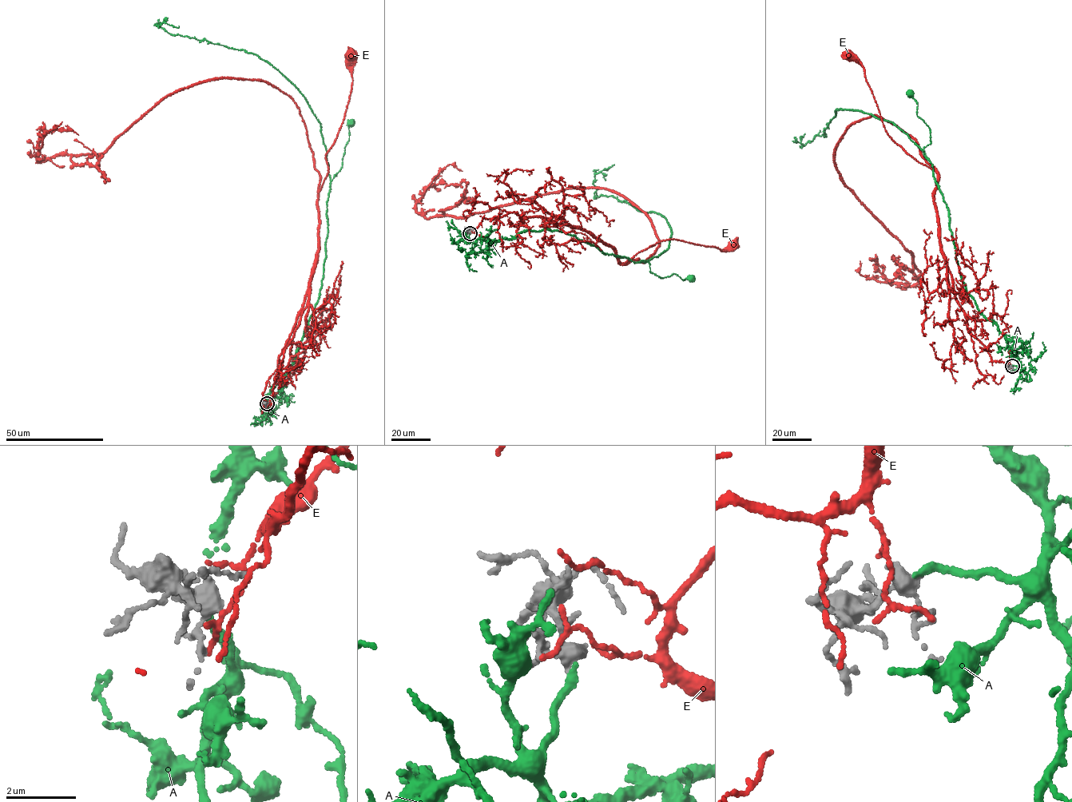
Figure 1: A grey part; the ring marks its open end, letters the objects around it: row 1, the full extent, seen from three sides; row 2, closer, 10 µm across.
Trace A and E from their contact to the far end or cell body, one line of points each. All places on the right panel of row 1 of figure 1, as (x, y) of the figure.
A: (1012, 365), (1018, 360), (962, 279), (948, 207), (924, 156), (931, 130), (910, 93)
E: (1013, 368), (992, 360), (966, 328), (943, 255), (937, 173), (887, 133), (864, 69), (850, 54)

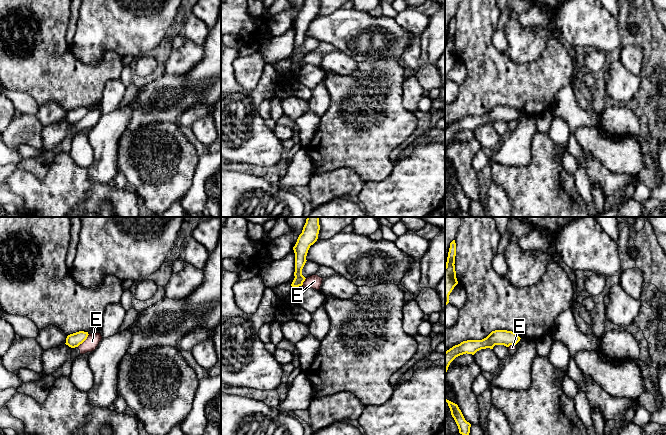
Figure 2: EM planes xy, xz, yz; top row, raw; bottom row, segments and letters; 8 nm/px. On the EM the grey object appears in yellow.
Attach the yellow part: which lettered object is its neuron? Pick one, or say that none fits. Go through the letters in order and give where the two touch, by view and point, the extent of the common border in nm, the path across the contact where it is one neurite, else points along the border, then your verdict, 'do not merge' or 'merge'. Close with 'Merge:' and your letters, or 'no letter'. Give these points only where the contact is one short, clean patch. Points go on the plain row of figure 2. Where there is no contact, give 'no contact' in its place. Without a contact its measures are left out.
A: no contact | merge
E: xy (83, 117) | 150 nm | along xy (89, 110), (77, 123) | do not merge
Merge: A

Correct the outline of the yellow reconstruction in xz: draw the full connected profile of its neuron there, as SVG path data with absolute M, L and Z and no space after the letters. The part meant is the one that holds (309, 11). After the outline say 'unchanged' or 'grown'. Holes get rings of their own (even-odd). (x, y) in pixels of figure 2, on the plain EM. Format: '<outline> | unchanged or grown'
M305 0L302 9L299 11L295 22L293 23L295 29L295 48L292 63L299 63L303 61L305 53L302 51L302 45L306 39L306 32L311 21L317 15L320 6L319 0Z | unchanged

